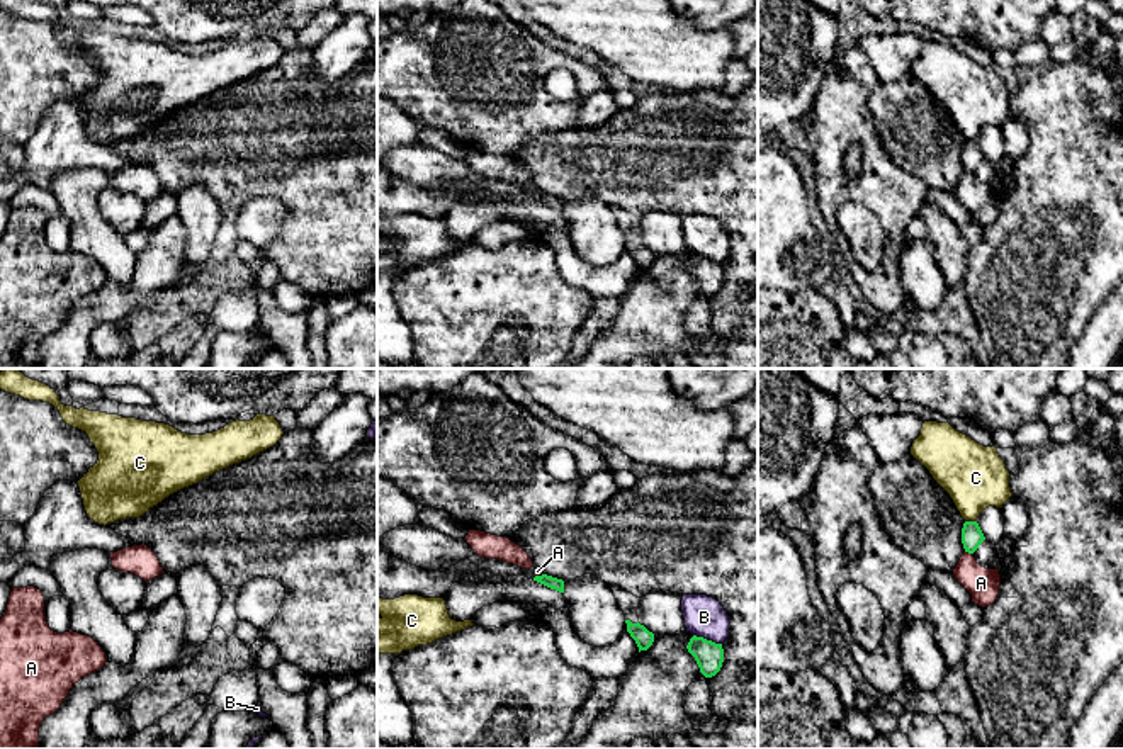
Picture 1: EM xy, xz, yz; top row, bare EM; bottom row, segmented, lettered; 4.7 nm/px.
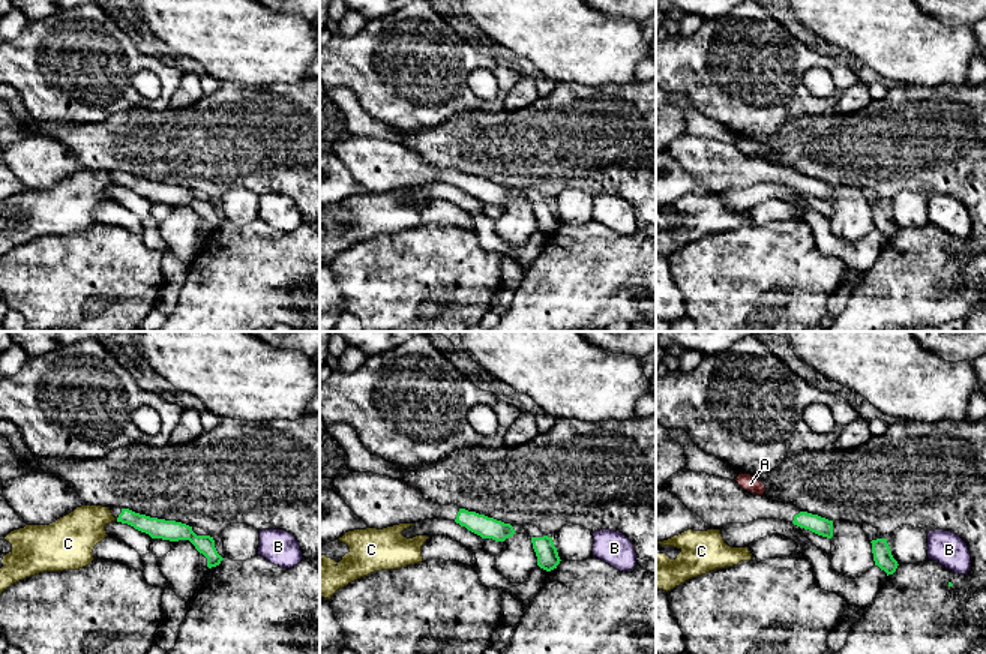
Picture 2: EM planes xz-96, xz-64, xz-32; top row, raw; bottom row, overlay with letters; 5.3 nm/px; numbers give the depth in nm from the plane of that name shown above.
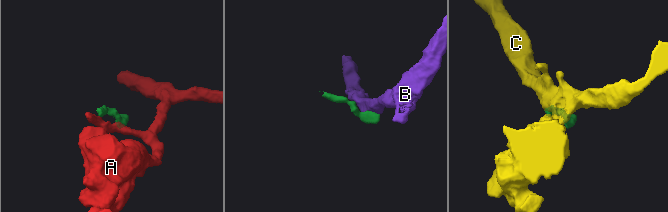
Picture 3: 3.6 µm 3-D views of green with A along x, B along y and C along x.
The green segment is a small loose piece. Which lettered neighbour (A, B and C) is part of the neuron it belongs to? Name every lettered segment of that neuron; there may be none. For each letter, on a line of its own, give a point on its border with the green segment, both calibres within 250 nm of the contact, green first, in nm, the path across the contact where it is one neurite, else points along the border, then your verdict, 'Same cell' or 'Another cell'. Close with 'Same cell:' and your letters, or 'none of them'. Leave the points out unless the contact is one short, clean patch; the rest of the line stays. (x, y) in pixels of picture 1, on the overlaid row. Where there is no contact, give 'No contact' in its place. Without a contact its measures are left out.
A: Touches green at yz (969, 552). Thickness 100 nm (green) against 150 nm. Boundary: yz (965, 551), (972, 554). Another cell
B: Touches green at xz (705, 639). Thickness 140 nm (green) against 190 nm. Boundary: xz (694, 634), (721, 644). Another cell
C: Touches green at yz (970, 522). Thickness 100 nm (green) against 300 nm. Boundary: yz (965, 520), (976, 522). Another cell
Same cell: none of them

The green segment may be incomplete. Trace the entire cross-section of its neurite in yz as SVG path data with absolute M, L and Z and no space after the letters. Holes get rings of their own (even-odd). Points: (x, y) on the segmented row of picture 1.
M965 521L962 528L962 543L965 552L973 554L985 540L977 521Z

